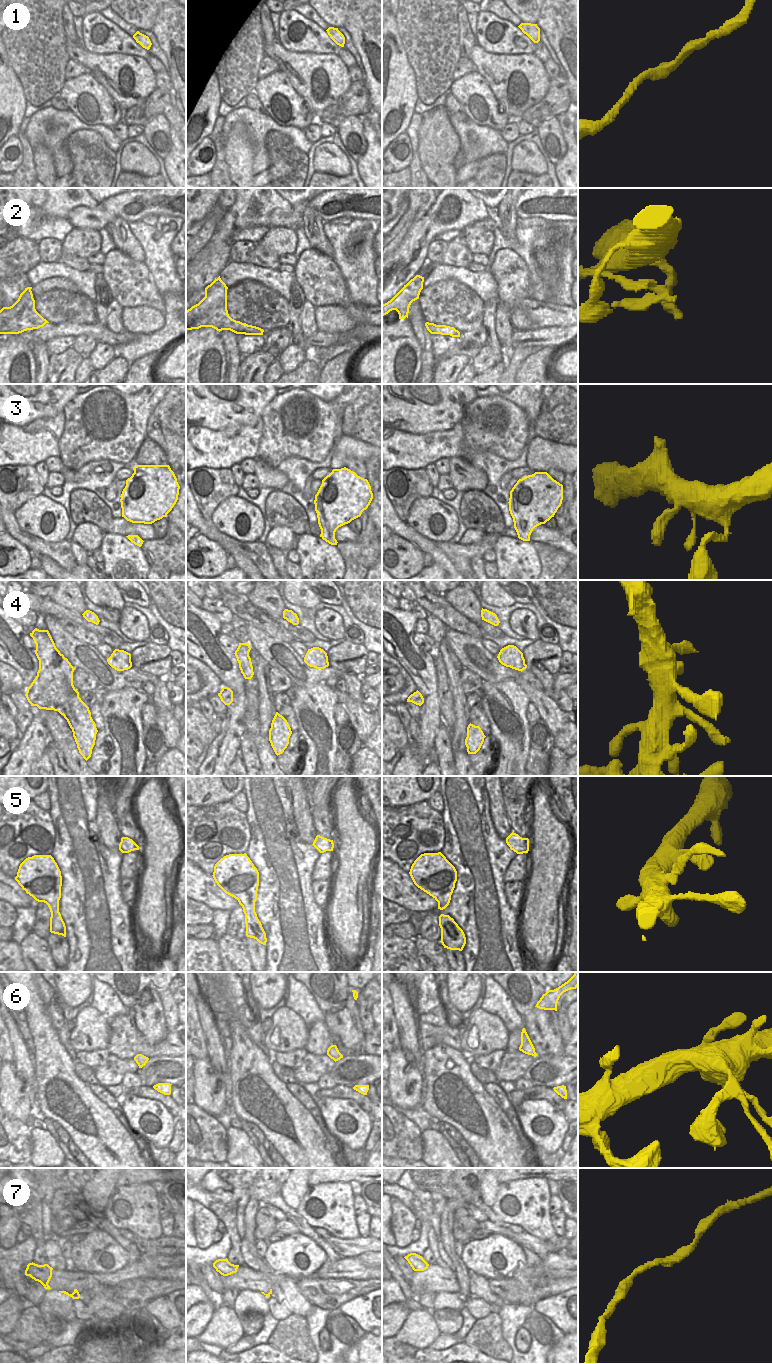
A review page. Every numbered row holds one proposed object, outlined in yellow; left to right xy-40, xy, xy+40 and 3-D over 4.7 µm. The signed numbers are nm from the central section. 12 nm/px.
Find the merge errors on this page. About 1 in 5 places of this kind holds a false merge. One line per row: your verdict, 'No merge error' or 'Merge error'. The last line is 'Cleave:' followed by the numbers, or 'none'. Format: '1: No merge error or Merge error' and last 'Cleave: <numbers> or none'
1: No merge error
2: No merge error
3: No merge error
4: No merge error
5: No merge error
6: No merge error
7: No merge error
Cleave: none

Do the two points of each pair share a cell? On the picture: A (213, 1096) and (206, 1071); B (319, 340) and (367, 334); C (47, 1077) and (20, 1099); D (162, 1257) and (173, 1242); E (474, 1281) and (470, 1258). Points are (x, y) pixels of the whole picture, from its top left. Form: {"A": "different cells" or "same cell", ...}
{"A": "same cell", "B": "same cell", "C": "different cells", "D": "same cell", "E": "different cells"}

